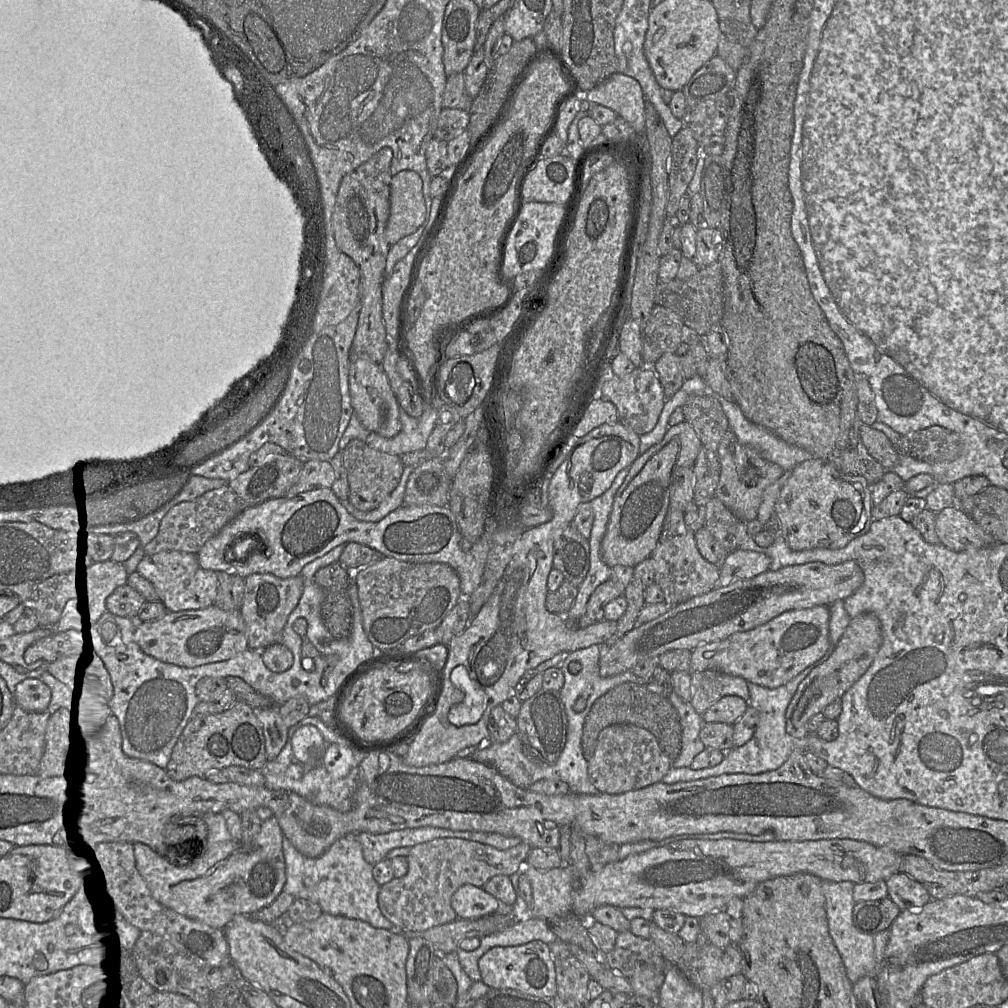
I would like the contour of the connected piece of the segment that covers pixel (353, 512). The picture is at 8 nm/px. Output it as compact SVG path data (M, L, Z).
M404 467L403 474L399 481L398 486L392 493L382 501L379 506L370 511L360 511L352 506L349 499L340 501L347 512L358 521L365 522L378 522L390 512L403 506L403 498L408 477L414 467Z

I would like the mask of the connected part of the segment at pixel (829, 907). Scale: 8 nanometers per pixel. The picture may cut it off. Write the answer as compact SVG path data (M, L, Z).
M850 881L821 882L822 893L825 897L829 933L841 955L847 976L853 984L865 976L875 977L879 968L875 959L873 936L860 932L853 923L852 914L855 901L852 894L854 885Z

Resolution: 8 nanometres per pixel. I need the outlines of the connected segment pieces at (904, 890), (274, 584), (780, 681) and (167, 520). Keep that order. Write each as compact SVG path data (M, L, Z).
M895 873L886 881L888 895L901 911L917 910L931 900L922 884L905 873Z
M252 574L244 582L244 597L239 610L246 626L248 649L264 651L268 646L280 643L288 617L299 603L305 581L300 575L281 579L272 574Z
M827 606L784 612L754 629L696 647L691 651L690 670L716 670L765 688L780 687L827 653L830 646L829 620L830 609Z
M228 485L206 492L199 498L173 507L162 519L157 536L144 546L145 555L161 551L179 551L197 554L204 544L217 535L248 506Z

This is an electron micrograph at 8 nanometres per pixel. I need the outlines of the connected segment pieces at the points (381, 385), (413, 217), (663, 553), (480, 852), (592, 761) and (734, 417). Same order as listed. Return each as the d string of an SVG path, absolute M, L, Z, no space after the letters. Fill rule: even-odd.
M353 357L349 365L349 392L353 412L368 431L393 438L401 430L400 407L381 364L368 357Z
M402 170L392 176L390 214L386 225L386 239L389 244L394 245L417 230L427 230L429 219L420 175L413 170Z
M668 506L660 537L650 558L654 567L654 583L661 588L664 602L671 607L710 592L719 579L720 569L702 557L694 532L686 526L684 511L679 508Z
M438 838L438 839L431 840L429 842L417 844L411 847L410 852L407 856L407 860L408 860L407 874L401 878L394 878L390 882L380 887L380 890L378 893L379 908L382 914L393 924L394 928L400 931L424 931L438 925L453 922L458 918L458 916L451 906L451 897L459 887L465 884L471 884L476 887L482 887L488 880L490 880L494 876L497 876L497 875L511 876L512 874L518 871L521 871L525 866L525 861L530 849L531 849L531 846L523 841L512 848L502 851L489 845L481 844L470 840L460 839L460 838Z
M620 724L611 725L604 728L598 736L597 745L593 756L588 760L588 778L590 782L601 792L605 794L622 794L625 792L638 790L645 788L647 786L653 785L655 783L661 782L663 777L671 770L672 760L663 752L655 736L648 730L642 727L638 727L632 724Z
M716 393L710 395L719 401L729 428L740 444L754 448L763 458L779 465L784 471L790 471L799 463L812 458L806 450L788 444L767 429L749 421L733 400Z

